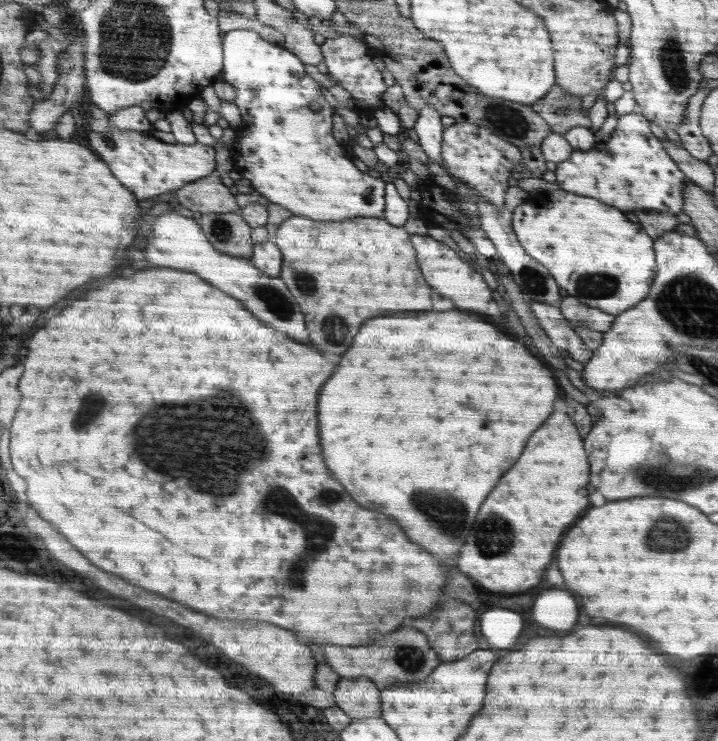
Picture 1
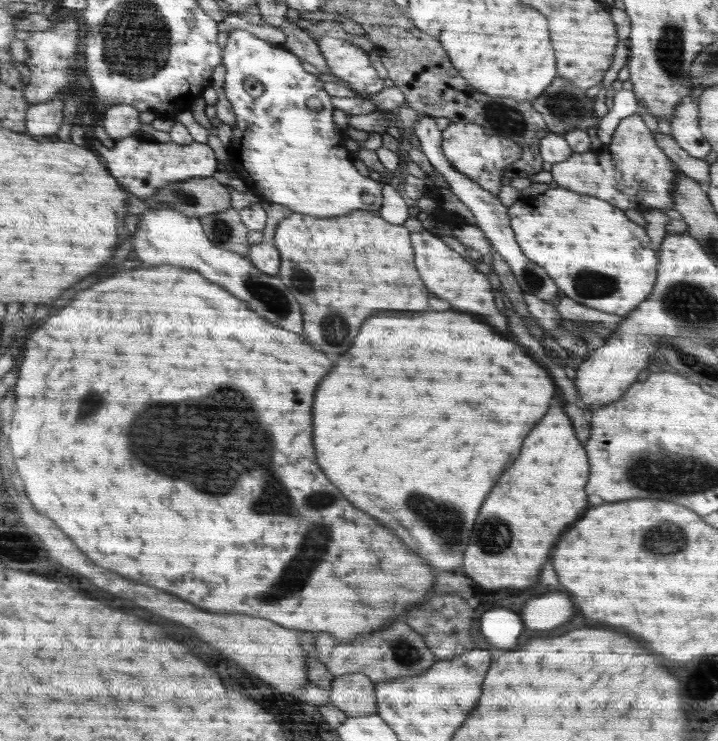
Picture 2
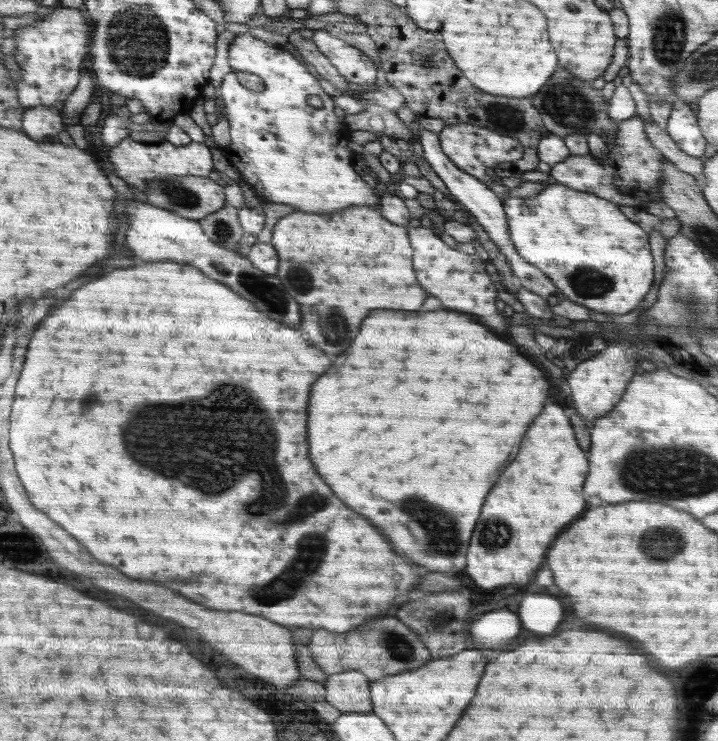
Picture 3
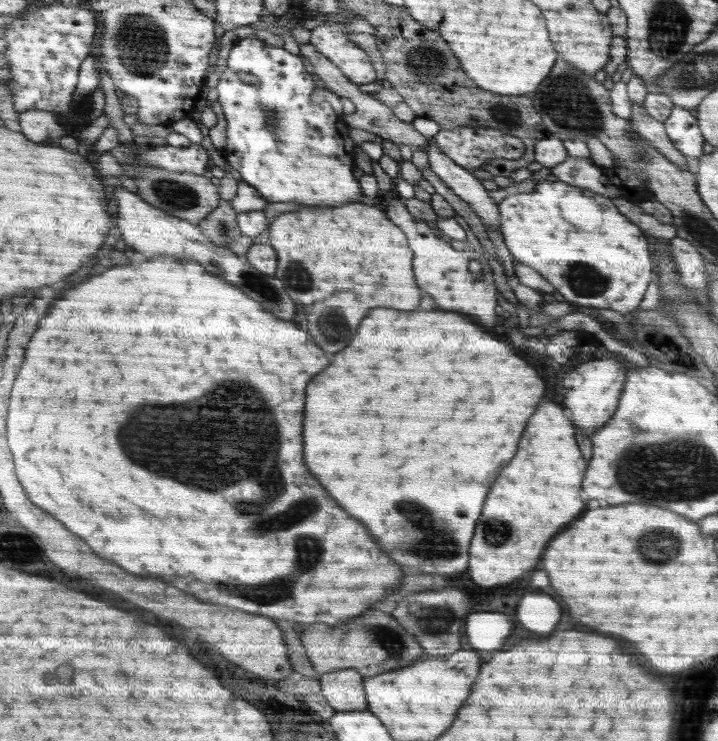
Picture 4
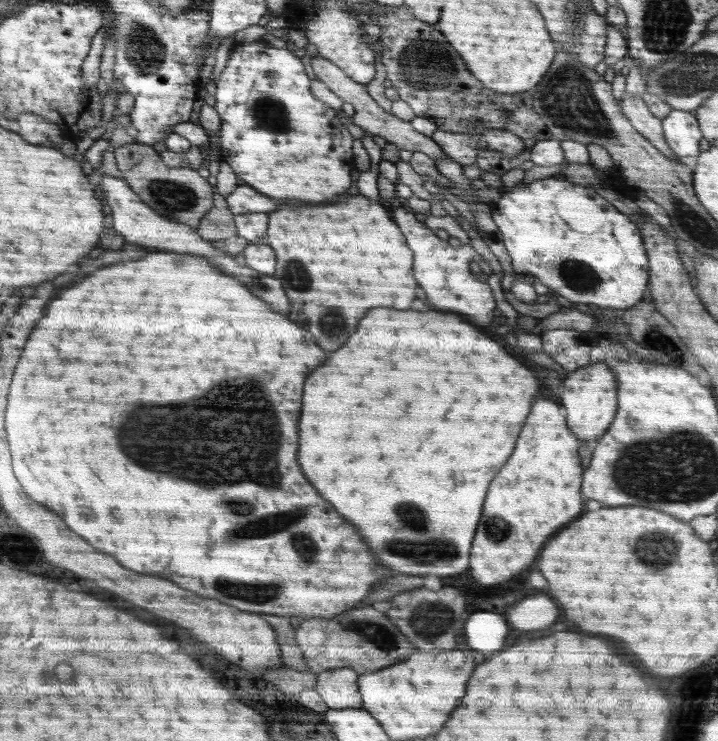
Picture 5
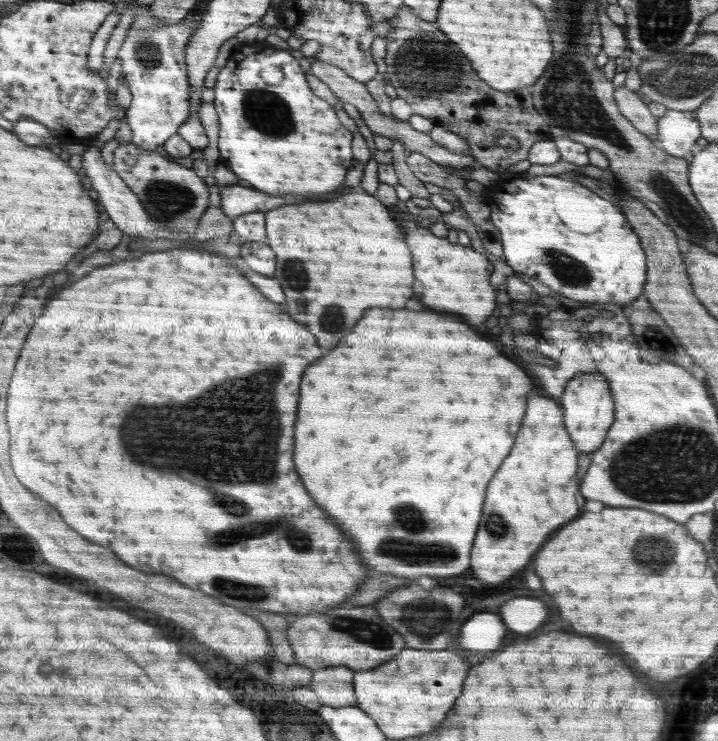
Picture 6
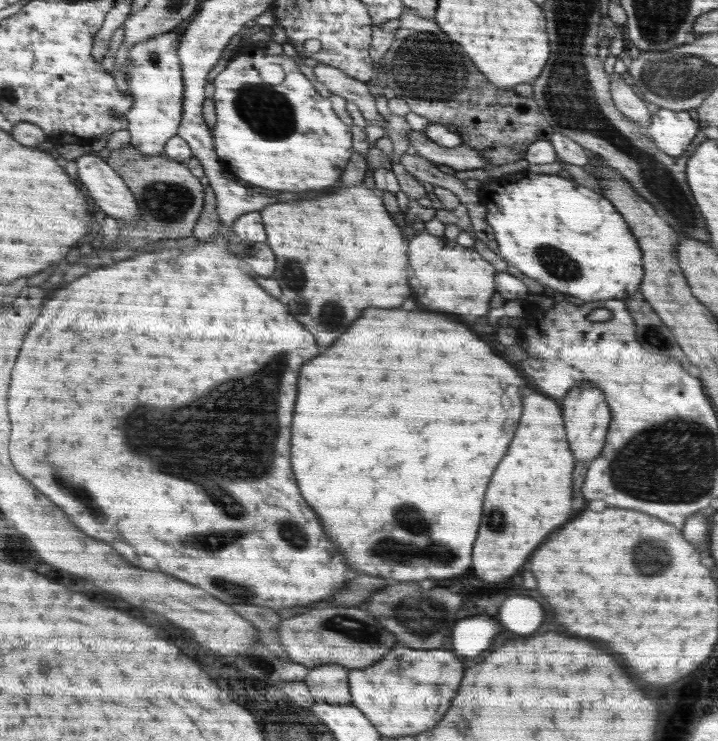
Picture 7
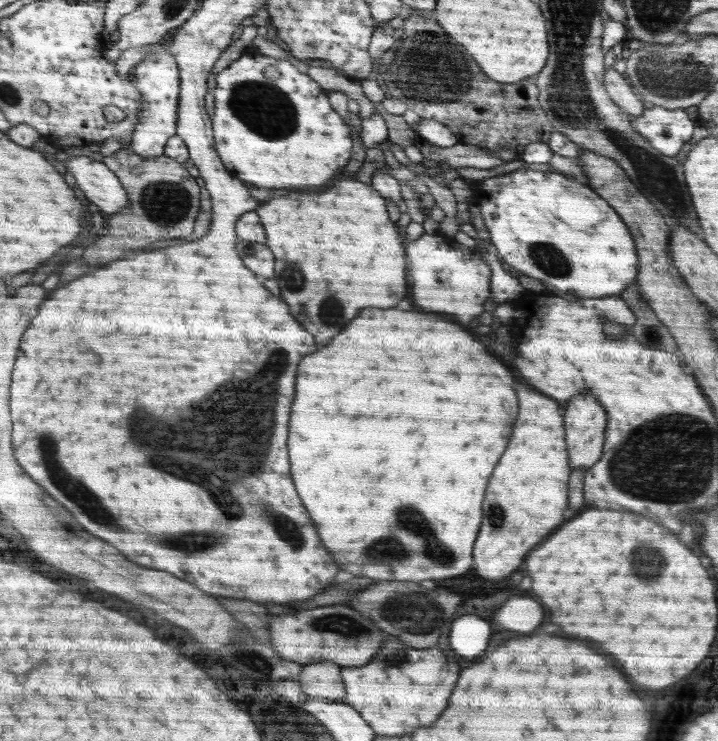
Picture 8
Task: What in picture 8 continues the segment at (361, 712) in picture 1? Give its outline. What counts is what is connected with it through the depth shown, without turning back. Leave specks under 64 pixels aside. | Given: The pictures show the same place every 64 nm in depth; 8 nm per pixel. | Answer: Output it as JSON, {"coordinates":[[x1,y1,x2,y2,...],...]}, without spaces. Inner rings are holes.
{"coordinates":[[330,661,304,664,296,681,310,697,341,701,346,694,342,667]]}

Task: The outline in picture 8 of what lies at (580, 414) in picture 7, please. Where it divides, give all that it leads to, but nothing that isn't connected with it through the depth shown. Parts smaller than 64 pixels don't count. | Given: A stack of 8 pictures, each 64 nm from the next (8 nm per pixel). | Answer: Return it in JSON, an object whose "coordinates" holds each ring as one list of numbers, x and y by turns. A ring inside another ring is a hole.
{"coordinates":[[578,395,576,400,565,403,568,414,568,456,572,456,572,468,584,468,598,463,605,446,605,433,607,430,607,412,600,401,594,396]]}

